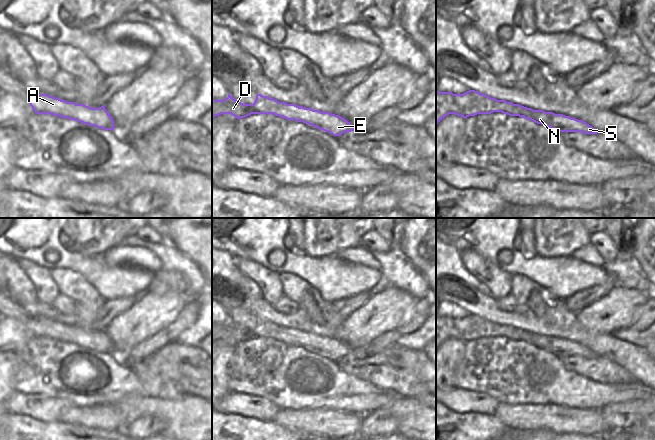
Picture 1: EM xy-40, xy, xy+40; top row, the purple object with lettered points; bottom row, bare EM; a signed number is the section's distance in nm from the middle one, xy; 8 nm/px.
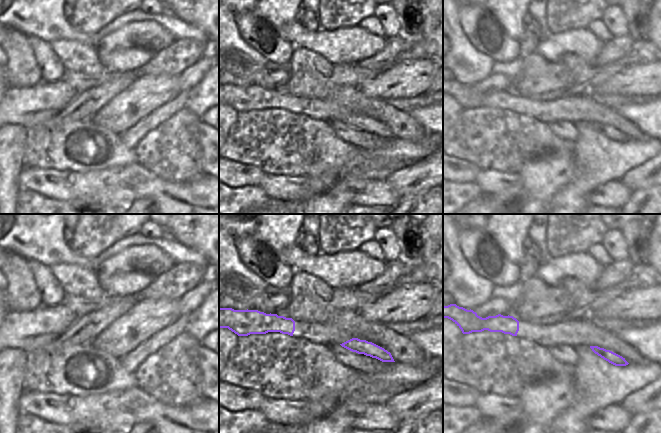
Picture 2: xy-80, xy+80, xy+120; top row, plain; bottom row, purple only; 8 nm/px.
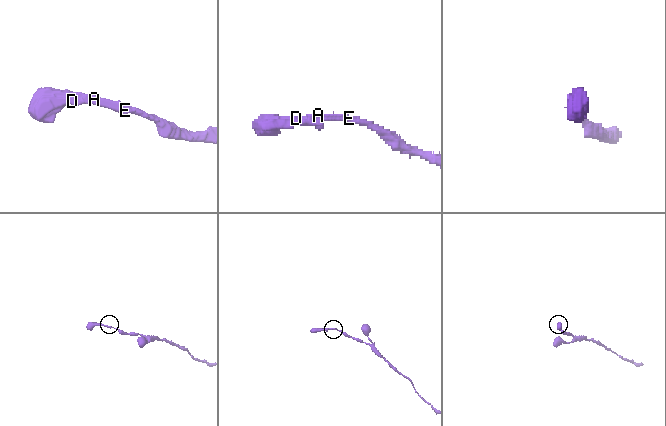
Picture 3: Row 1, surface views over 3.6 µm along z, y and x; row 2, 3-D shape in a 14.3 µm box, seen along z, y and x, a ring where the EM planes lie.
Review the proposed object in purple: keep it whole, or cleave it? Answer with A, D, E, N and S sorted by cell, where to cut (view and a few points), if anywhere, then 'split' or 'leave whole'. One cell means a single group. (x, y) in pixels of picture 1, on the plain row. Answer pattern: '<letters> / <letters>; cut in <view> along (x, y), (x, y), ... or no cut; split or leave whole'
A D / E N S; cut in xy-40 along (76, 328), (66, 333), (69, 339), (74, 340), (73, 343); split

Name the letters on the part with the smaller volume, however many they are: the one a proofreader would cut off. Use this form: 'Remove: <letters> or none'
Remove: A, D

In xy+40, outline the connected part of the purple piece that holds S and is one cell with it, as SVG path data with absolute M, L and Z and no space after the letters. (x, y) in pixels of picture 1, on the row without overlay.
M524 331L525 334L529 334L529 338L524 338L523 341L527 344L531 344L537 348L547 350L555 355L559 356L581 356L583 358L597 358L598 355L584 346L583 344L577 344L563 338L555 338L553 336L545 336L543 334L533 334L531 332Z

